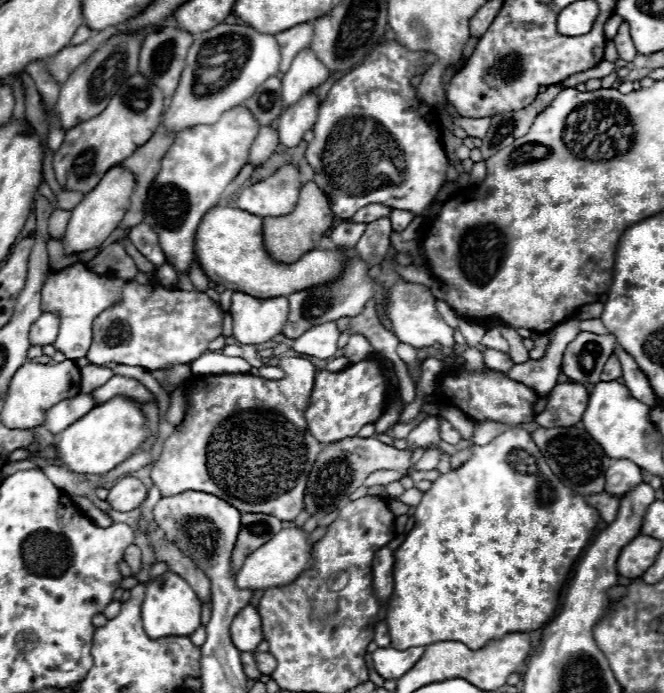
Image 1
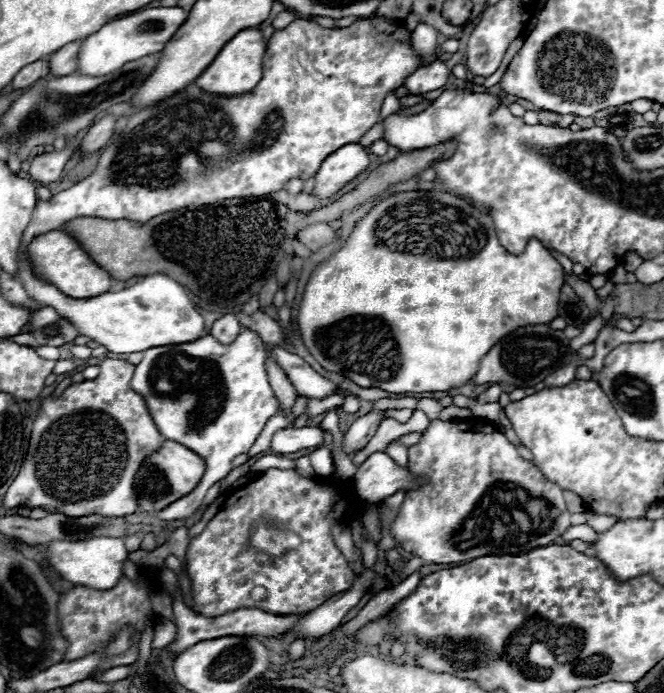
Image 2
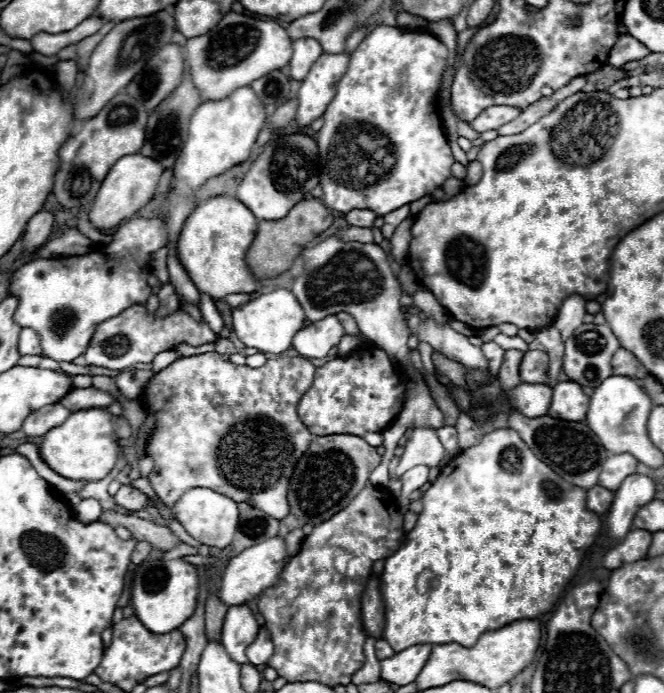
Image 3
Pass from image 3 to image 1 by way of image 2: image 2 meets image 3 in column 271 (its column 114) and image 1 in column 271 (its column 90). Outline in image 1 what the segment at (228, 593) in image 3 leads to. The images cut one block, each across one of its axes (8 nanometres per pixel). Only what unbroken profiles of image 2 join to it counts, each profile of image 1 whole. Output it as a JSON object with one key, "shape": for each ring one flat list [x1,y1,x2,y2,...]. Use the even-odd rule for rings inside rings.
{"shape":[[284,528,244,560,242,568,236,572,236,586,240,590,268,590,286,586,288,582,296,580,304,568,310,566,310,552,312,546,308,544,308,534,302,528]]}

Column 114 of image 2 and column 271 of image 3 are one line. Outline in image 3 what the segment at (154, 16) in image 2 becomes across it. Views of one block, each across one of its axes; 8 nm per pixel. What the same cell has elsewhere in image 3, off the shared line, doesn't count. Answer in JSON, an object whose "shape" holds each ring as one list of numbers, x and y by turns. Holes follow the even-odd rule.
{"shape":[[228,12,208,34,190,38,184,46,184,54,192,72,192,80,202,92,202,102,220,100,226,98,232,90,248,86,272,70,284,68,292,56,292,40,278,22]]}

